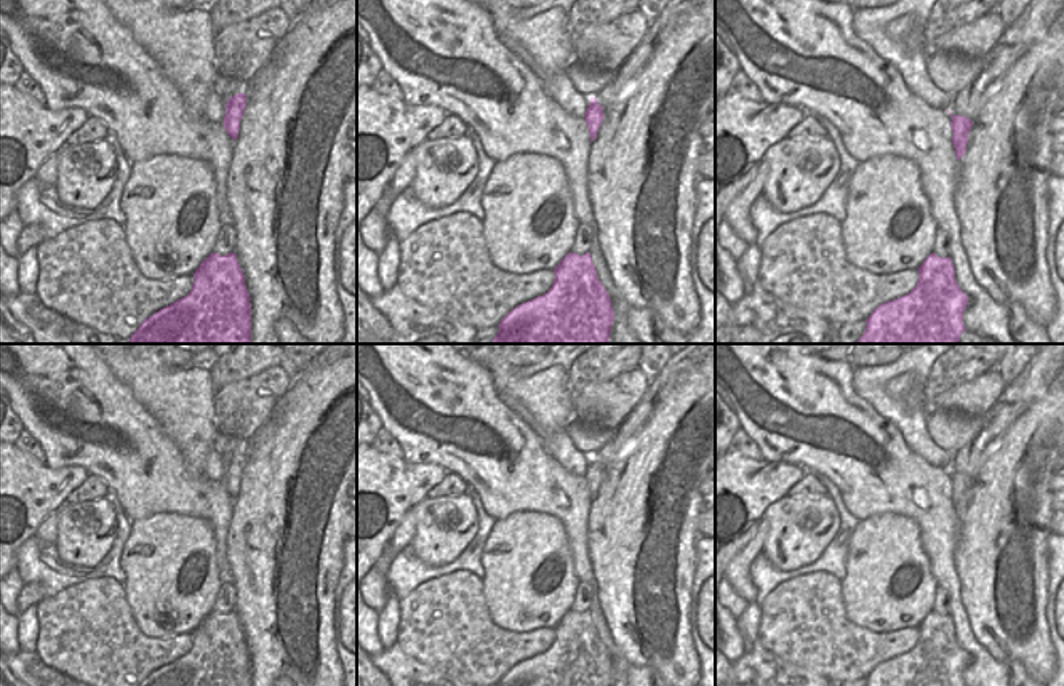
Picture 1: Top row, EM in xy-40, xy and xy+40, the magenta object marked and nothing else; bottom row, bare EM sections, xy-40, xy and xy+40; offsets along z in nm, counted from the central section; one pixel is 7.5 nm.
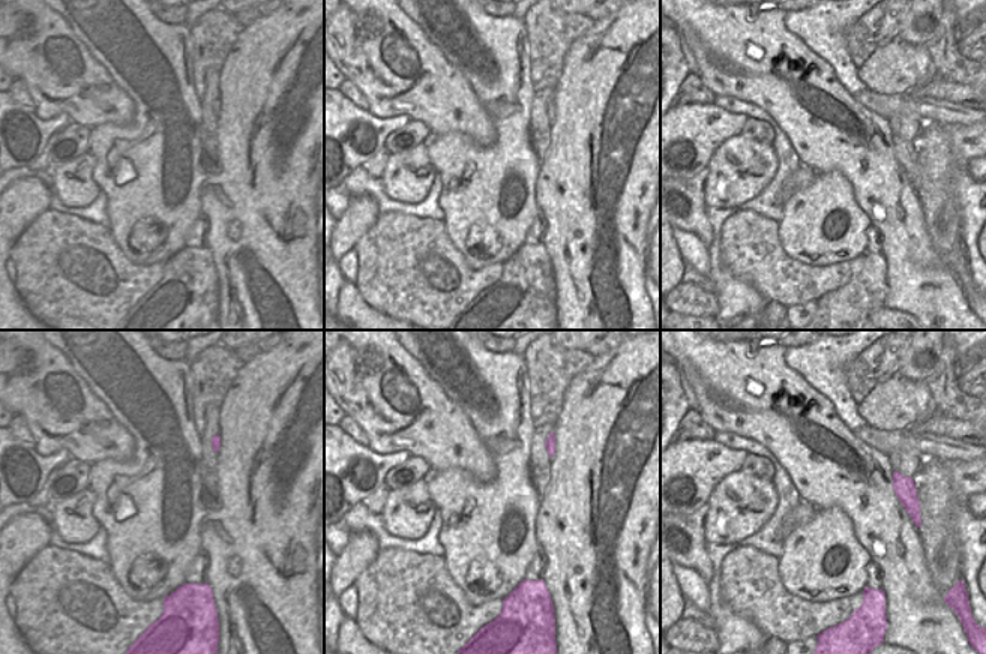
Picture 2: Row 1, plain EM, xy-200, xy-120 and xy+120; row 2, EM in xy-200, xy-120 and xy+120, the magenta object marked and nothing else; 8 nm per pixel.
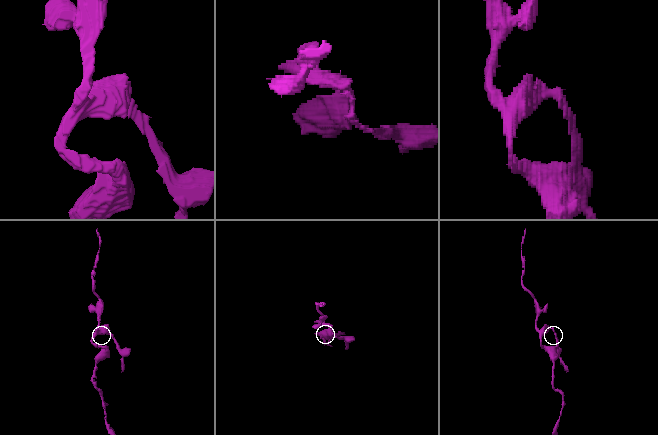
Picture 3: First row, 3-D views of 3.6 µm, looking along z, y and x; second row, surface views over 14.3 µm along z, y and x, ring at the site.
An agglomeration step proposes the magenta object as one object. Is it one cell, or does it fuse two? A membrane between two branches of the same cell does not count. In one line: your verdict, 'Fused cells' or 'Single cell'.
Fused cells

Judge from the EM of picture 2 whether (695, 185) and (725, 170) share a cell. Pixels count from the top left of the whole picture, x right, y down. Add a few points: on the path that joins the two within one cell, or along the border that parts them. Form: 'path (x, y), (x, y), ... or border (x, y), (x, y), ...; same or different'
border (707, 167), (704, 204); different

